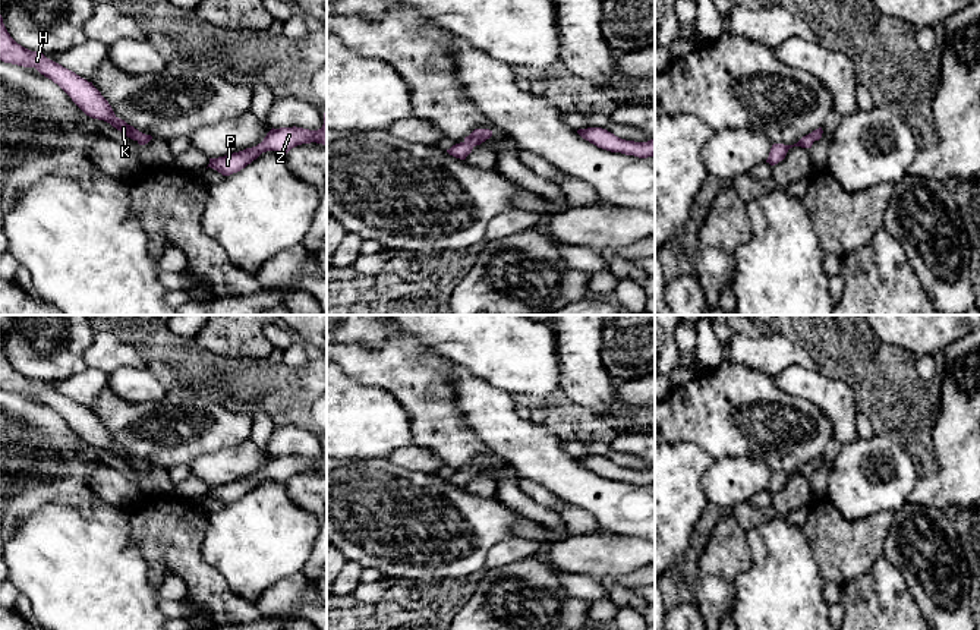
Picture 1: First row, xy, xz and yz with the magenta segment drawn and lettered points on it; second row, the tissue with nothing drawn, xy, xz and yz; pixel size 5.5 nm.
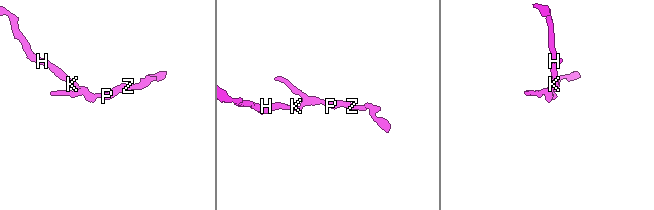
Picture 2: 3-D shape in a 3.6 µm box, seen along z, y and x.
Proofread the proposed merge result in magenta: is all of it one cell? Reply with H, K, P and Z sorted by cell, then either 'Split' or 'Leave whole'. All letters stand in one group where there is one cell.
Groups: H K P Z. Leave whole

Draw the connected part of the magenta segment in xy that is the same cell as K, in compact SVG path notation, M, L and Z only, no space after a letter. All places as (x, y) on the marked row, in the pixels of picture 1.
M1 15L0 60L23 67L35 67L41 75L57 84L86 116L110 123L113 127L120 130L125 136L136 141L139 145L145 145L152 139L151 135L145 135L127 125L125 120L119 119L108 101L92 85L92 82L88 82L75 72L47 59L42 53L31 51L18 44L7 32Z

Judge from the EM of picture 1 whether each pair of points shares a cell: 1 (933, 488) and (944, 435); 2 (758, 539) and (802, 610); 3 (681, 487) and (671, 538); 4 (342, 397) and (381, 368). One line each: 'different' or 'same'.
1: same
2: same
3: same
4: different

